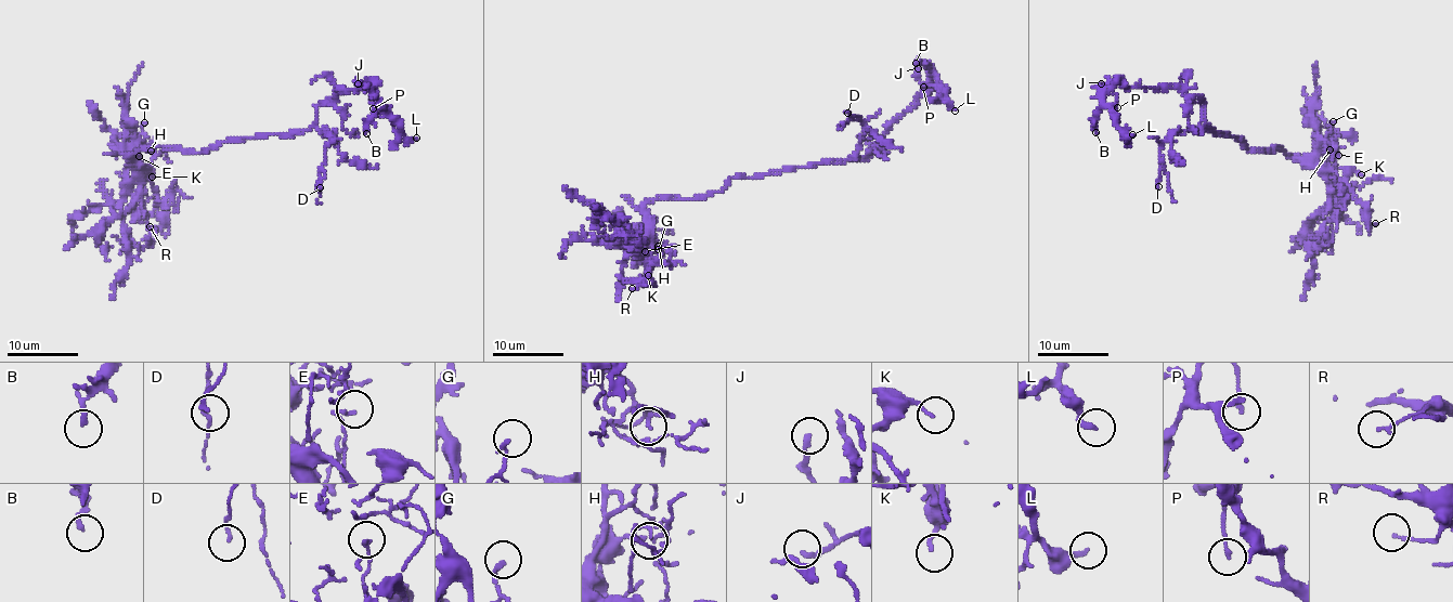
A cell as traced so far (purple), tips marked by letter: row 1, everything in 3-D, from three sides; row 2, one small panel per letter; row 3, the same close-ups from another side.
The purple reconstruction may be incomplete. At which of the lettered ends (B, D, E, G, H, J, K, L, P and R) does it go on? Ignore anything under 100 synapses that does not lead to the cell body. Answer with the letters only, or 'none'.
none

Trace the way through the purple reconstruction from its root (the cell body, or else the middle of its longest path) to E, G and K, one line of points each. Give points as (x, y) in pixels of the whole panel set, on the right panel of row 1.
E: (1241, 140), (1250, 149), (1267, 152), (1281, 147), (1293, 157), (1310, 158), (1333, 181), (1334, 158), (1338, 155)
G: (1241, 140), (1250, 149), (1267, 152), (1278, 147), (1293, 157), (1310, 157), (1333, 121)
K: (1241, 140), (1250, 149), (1281, 147), (1293, 157), (1311, 158), (1339, 178), (1353, 170), (1361, 174)

